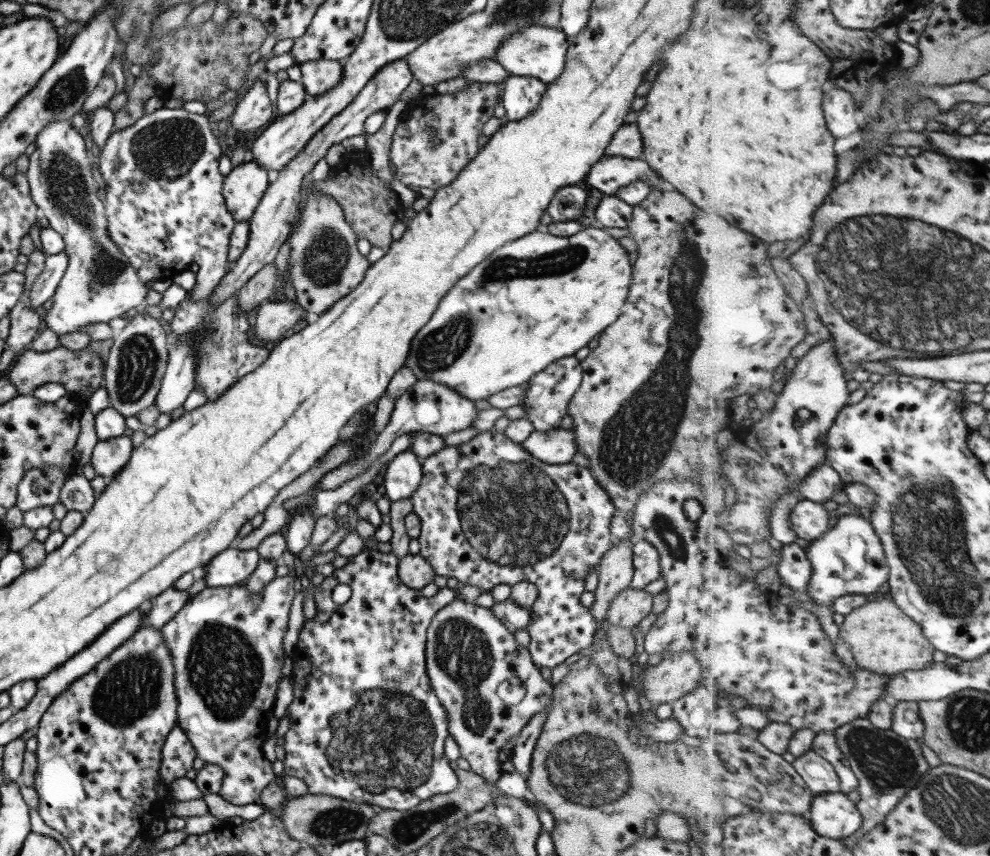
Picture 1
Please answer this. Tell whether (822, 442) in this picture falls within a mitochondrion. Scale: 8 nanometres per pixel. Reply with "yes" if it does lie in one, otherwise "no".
no

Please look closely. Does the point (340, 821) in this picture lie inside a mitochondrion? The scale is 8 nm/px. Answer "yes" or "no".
yes

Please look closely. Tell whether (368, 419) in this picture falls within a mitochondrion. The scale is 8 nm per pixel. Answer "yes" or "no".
no

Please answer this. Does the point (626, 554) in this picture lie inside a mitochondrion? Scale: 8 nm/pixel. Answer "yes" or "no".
no

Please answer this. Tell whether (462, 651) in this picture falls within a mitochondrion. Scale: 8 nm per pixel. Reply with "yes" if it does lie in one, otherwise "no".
yes

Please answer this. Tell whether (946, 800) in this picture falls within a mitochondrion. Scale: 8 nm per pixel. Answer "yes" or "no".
yes

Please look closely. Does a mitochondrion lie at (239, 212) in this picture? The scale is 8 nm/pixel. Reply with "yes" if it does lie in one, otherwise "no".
no

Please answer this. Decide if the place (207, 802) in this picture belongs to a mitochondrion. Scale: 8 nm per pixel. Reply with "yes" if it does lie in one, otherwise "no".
no

